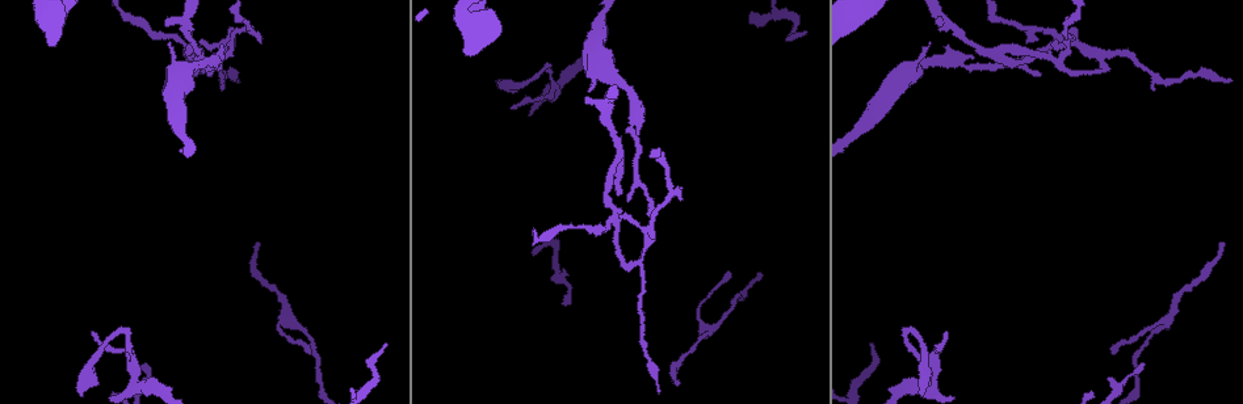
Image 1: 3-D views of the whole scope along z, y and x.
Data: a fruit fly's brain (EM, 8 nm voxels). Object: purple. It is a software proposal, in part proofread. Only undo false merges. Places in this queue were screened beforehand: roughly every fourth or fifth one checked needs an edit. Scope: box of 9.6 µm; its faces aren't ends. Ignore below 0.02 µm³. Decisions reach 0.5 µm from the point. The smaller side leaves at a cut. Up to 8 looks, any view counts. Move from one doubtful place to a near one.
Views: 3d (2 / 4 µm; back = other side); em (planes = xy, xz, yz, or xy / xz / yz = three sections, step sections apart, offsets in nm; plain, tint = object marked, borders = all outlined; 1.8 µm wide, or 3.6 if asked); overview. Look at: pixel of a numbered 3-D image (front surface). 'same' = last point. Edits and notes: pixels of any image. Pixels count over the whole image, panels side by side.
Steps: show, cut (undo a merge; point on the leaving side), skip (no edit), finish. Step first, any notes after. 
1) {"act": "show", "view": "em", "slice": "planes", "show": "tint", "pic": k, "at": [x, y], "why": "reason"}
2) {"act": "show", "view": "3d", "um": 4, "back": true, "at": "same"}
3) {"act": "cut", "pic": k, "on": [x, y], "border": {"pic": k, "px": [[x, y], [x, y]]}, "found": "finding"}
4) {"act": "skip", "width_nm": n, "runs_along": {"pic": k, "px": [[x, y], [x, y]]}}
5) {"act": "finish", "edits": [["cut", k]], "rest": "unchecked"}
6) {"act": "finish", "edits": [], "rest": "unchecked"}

{"act": "show", "view": "em", "slice": "yz", "step": 16, "show": "tint", "pic": 1, "at": [553, 95], "why": "abrupt turn"}

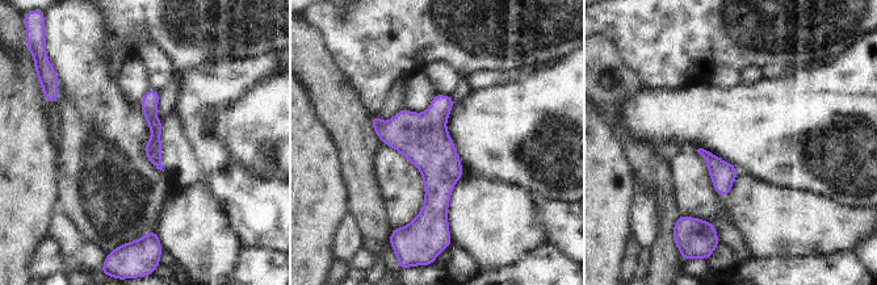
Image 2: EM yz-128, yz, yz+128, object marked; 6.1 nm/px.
{"act": "skip", "width_nm": 100, "runs_along": {"pic": 2, "px": [[152, 93], [158, 163]]}, "found": "all the same neuron"}

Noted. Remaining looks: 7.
{"act": "show", "view": "em", "slice": "planes", "show": "tint", "pic": 1, "at": [695, 343], "why": "narrows sharply"}

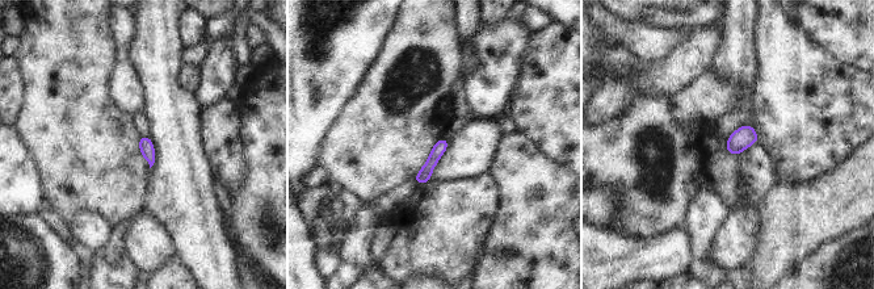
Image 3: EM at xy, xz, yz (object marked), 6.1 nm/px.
{"act": "skip", "width_nm": 80, "runs_along": {"pic": 3, "px": [[444, 142], [420, 180]]}, "found": "one neuron here"}

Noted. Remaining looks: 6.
{"act": "show", "view": "3d", "um": 2, "pic": 1, "at": [638, 263], "why": "two arms in line, one across"}

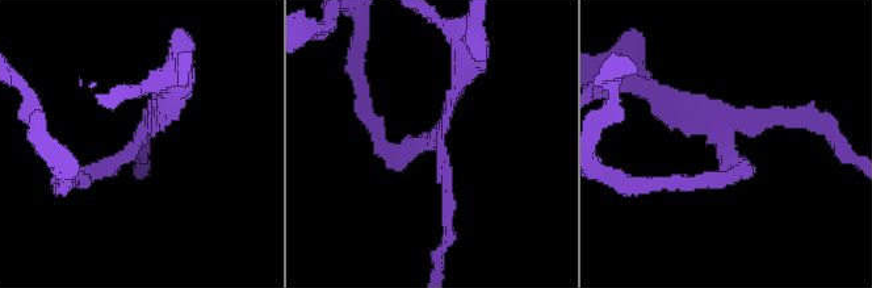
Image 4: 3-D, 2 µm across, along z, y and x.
{"act": "show", "view": "em", "slice": "planes", "show": "tint", "pic": 4, "at": [147, 126], "arms": 3, "why": "need the tissue"}

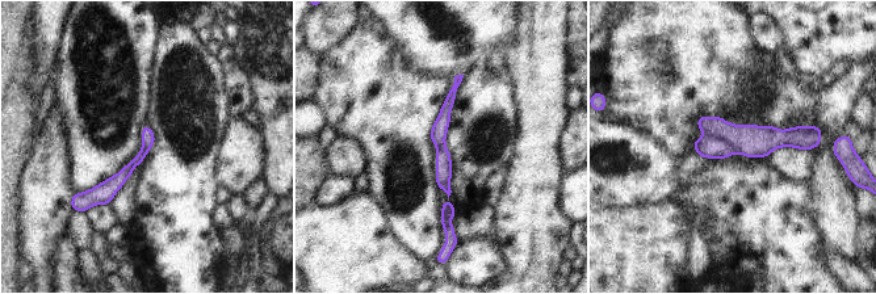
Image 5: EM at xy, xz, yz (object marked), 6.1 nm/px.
{"act": "cut", "pic": 5, "on": [707, 146], "border": {"pic": 5, "px": [[709, 134], [721, 138], [736, 151]]}, "found": "two neurons meet here"}

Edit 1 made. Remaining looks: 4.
{"act": "finish", "edits": [["cut", 5]], "rest": "unchecked"}

